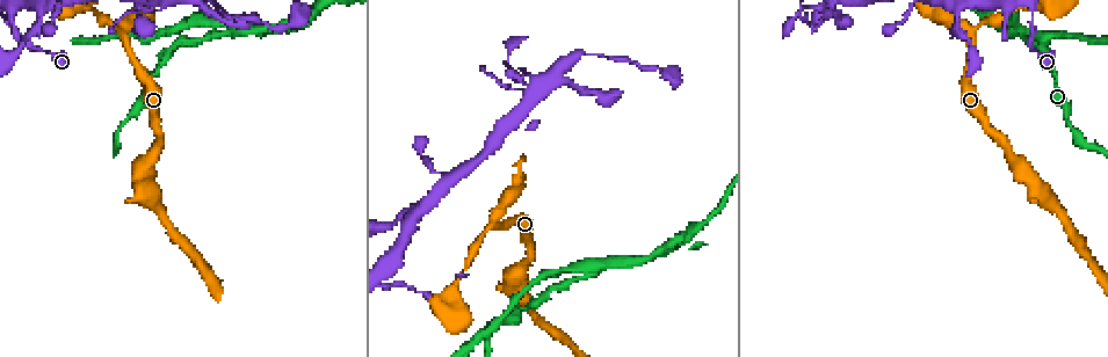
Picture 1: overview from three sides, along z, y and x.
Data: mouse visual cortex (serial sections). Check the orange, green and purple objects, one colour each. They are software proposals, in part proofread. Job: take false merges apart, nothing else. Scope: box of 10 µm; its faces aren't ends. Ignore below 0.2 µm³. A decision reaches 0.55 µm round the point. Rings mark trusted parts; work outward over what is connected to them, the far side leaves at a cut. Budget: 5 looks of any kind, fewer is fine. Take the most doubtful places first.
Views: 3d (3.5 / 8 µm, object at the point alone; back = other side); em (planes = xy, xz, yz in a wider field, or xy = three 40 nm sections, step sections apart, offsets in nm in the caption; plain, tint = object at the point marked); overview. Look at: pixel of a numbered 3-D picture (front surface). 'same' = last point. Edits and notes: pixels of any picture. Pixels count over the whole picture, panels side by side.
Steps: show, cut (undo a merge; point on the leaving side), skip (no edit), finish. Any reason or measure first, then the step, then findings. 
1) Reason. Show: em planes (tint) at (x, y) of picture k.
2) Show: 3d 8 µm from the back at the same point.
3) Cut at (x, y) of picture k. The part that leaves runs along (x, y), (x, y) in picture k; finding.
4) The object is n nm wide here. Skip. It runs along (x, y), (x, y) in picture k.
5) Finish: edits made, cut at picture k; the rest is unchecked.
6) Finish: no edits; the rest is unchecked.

Two arms at a narrow angle. Show: 3d 8 µm at (231, 28) of picture 1.

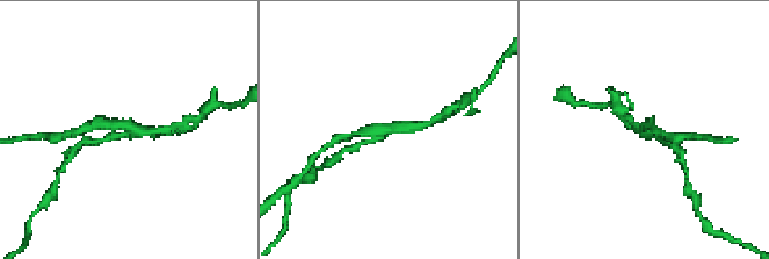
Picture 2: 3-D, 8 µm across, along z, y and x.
3 arms meet here; the arms are 200, 250, 300 nm wide; shape alone is not enough. Show: em planes (tint) at the same point.

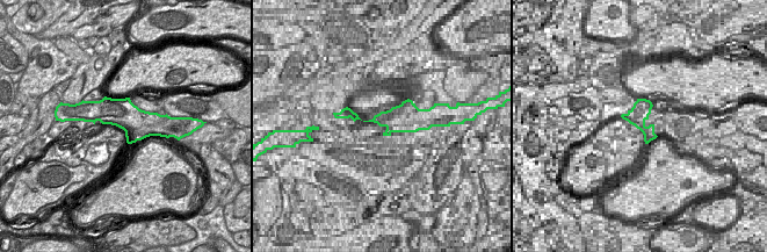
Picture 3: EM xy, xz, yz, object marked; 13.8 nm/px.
Cut at (372, 128) of picture 2. The part that leaves runs along (392, 130), (378, 128), (347, 136) in picture 2; a second cell is stuck on.

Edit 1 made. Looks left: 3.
Branch point. Show: 3d 3.5 µm at (496, 225) of picture 1.

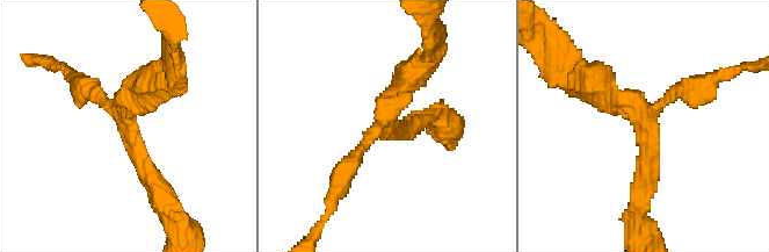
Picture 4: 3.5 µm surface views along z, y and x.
3 arms meet here; the arms are 200, 250, 300 nm wide. Show: em xy step 1 (plain) at (649, 122) of picture 4.

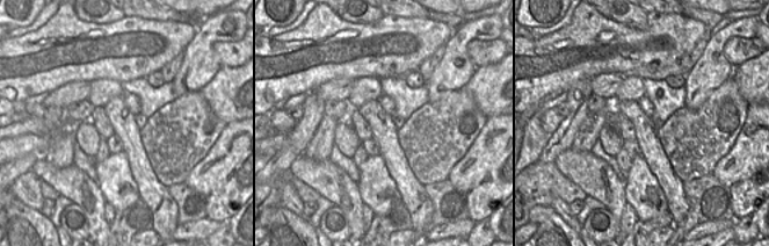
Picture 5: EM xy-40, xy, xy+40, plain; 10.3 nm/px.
With the object marked. Show: em xy step 1 (tint) at the same point.

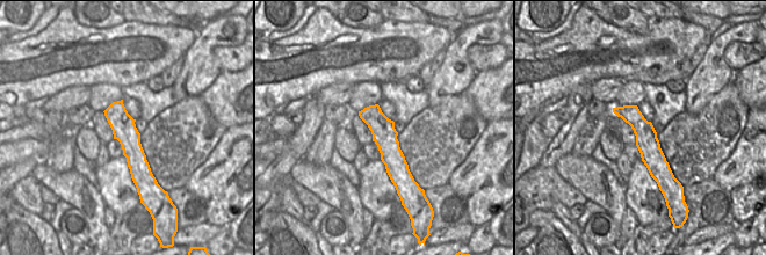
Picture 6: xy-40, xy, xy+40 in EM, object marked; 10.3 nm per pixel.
Skip. It runs along (616, 110), (644, 131), (663, 176) in picture 6; all the same cell.

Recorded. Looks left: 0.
Finish: edits made, cut at picture 2; the rest is unchecked.

